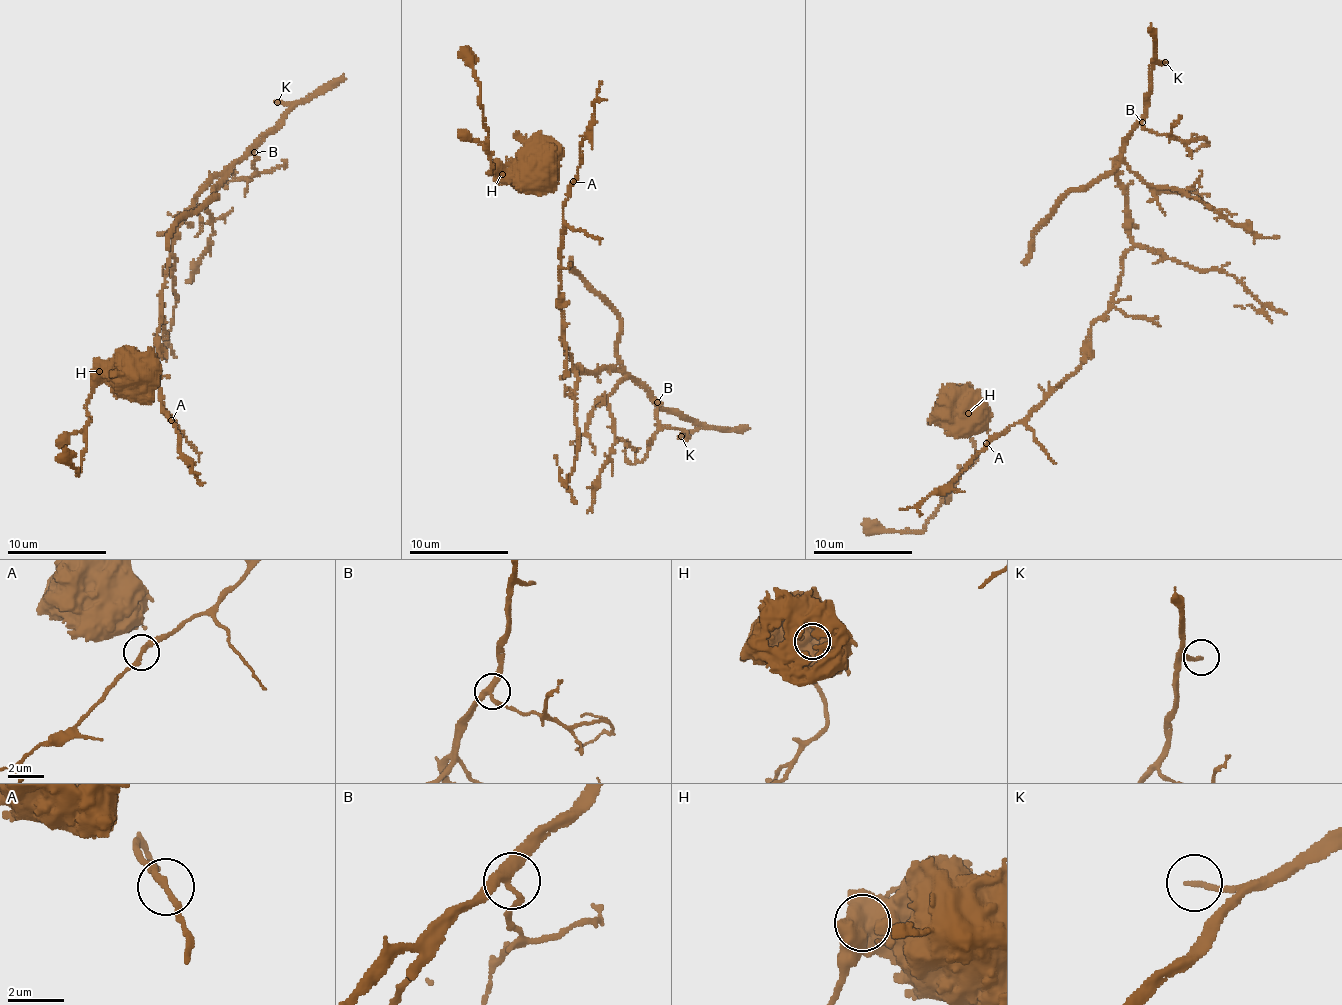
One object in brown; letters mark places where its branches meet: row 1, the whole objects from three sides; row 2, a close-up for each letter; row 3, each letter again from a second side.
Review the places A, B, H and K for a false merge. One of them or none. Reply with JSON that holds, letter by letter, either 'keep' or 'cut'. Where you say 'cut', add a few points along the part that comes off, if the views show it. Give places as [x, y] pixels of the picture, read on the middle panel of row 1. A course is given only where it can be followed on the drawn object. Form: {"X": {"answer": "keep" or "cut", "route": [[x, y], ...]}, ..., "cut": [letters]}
{"A": {"answer": "keep"}, "B": {"answer": "keep"}, "H": {"answer": "cut", "route": [[501, 173], [501, 171], [489, 174], [483, 105], [473, 57], [466, 46]]}, "K": {"answer": "keep"}, "cut": ["H"]}

